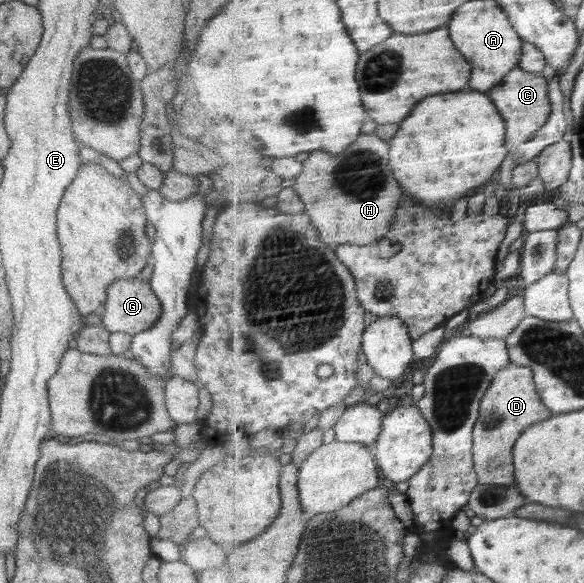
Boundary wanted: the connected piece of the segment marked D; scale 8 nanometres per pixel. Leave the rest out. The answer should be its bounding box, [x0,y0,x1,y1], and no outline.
[474,363,555,485]

